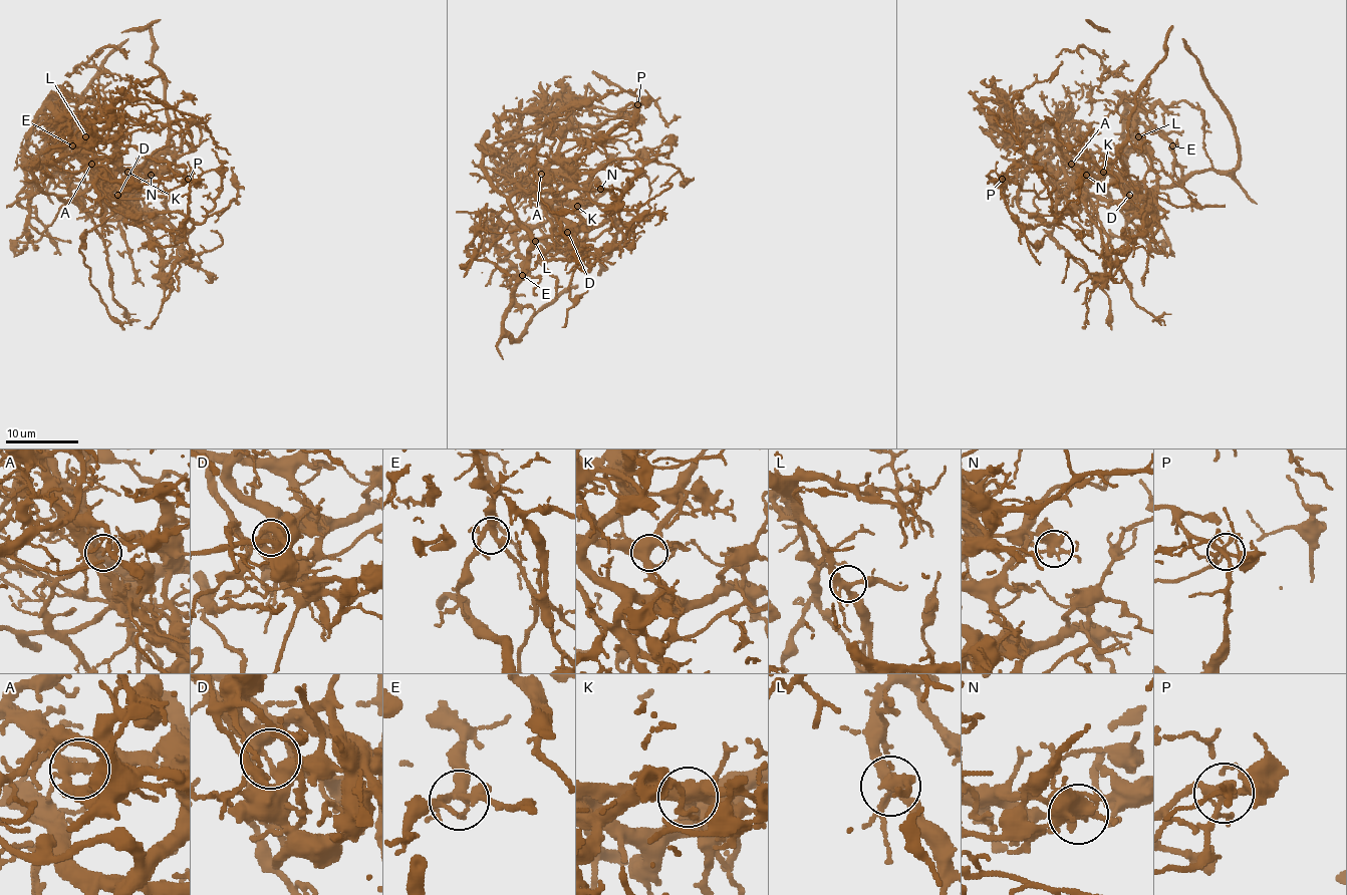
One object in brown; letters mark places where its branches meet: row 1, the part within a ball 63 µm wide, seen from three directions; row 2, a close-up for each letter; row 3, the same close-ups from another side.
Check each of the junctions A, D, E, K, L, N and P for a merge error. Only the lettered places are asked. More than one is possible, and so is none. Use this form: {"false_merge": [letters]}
{"false_merge": ["D", "N", "P"]}

